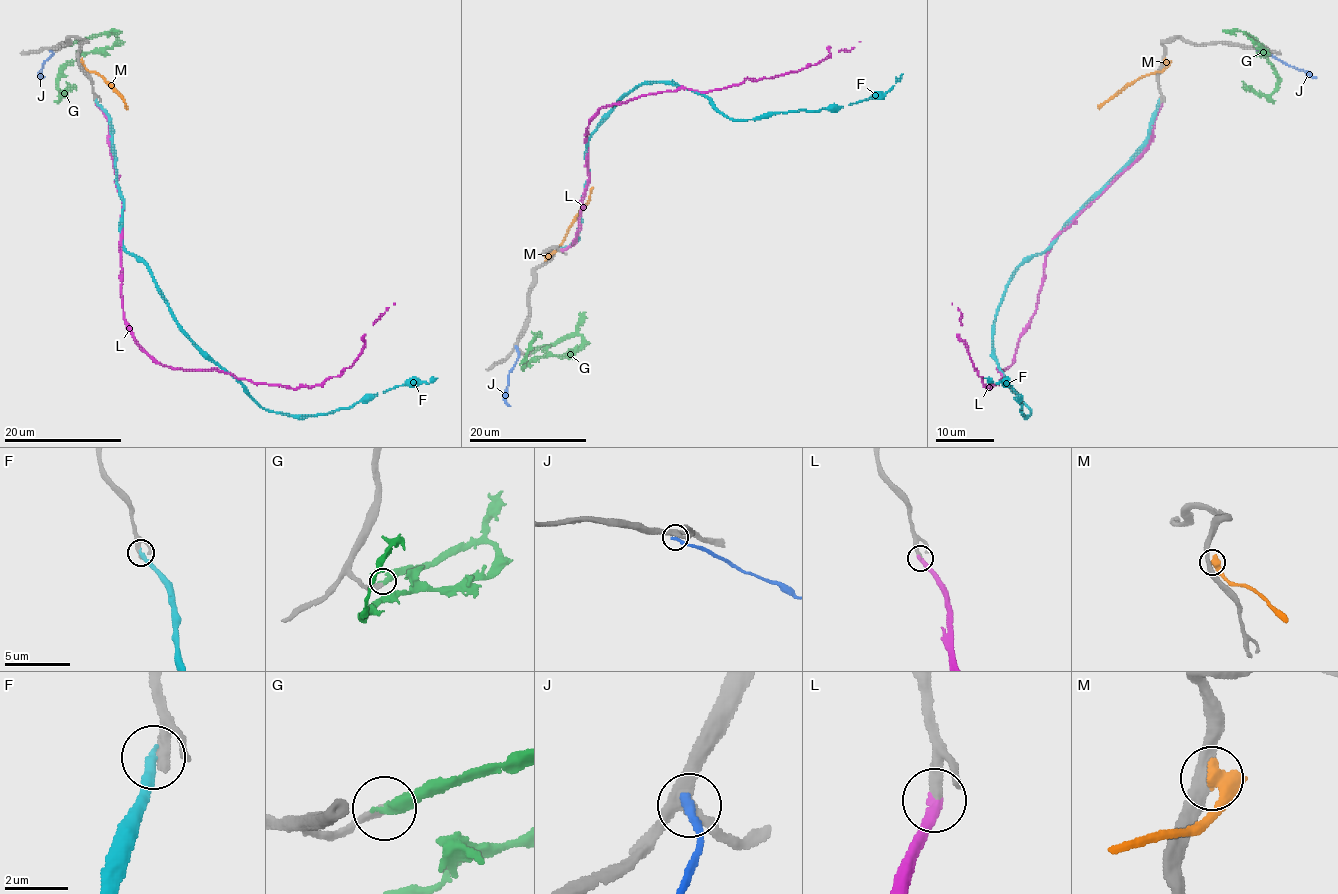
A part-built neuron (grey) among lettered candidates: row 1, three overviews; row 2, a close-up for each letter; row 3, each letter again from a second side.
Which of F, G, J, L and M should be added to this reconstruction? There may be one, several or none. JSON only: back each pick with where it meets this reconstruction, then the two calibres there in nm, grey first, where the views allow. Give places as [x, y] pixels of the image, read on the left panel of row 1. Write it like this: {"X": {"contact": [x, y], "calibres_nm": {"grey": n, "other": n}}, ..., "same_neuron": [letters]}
{"G": {"contact": [66, 45], "calibres_nm": {"grey": 280, "other": 460}}, "L": {"contact": [97, 104], "calibres_nm": {"grey": 320, "other": 360}}, "same_neuron": ["G", "L"]}

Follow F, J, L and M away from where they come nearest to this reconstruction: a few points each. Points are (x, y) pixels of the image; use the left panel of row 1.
F: (96, 102), (108, 118), (123, 201), (121, 244), (148, 268), (176, 323), (262, 407), (327, 415), (437, 378)
J: (51, 50), (52, 54), (43, 63), (41, 74), (45, 77)
L: (96, 104), (108, 122), (123, 204), (123, 318), (158, 362), (312, 387), (352, 365), (365, 334), (395, 303)
M: (80, 62), (108, 84), (127, 107)

